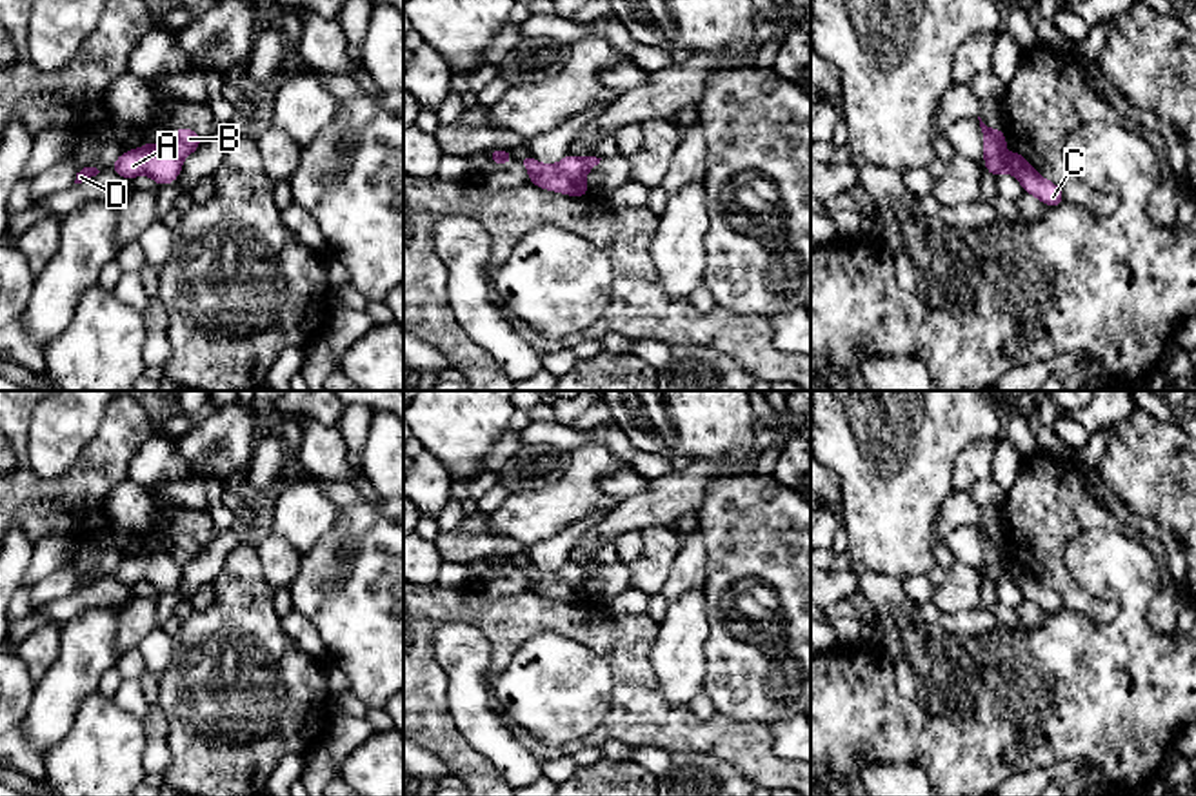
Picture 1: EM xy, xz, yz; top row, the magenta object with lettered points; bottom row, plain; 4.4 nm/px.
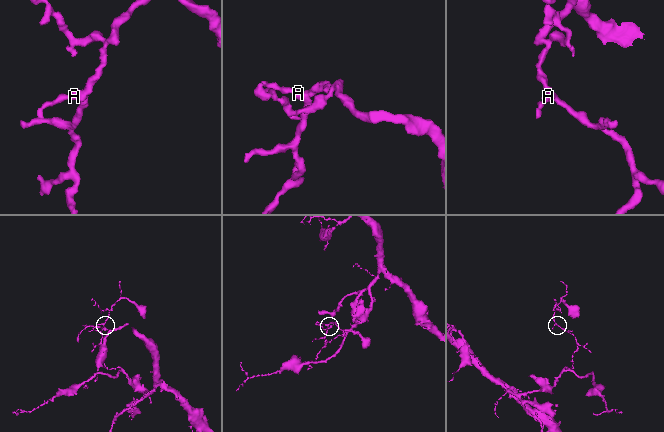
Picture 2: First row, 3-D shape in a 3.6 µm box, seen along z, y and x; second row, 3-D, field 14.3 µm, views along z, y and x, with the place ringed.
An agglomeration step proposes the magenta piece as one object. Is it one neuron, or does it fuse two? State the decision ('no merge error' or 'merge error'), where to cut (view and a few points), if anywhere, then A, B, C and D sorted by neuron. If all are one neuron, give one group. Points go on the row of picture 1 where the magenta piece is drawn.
merge error; cut in yz along (1006, 144), (986, 159); A C D / B

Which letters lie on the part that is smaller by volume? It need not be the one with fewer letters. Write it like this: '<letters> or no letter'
B

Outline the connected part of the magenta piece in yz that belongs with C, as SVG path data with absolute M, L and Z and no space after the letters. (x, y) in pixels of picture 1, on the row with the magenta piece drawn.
M1003 149L992 156L985 158L985 169L998 178L1002 173L1009 171L1012 173L1022 187L1023 193L1031 193L1038 196L1047 207L1054 207L1060 204L1065 204L1065 198L1060 191L1060 187L1049 180L1043 180L1031 164L1020 154L1011 149L1009 160L1003 160Z

